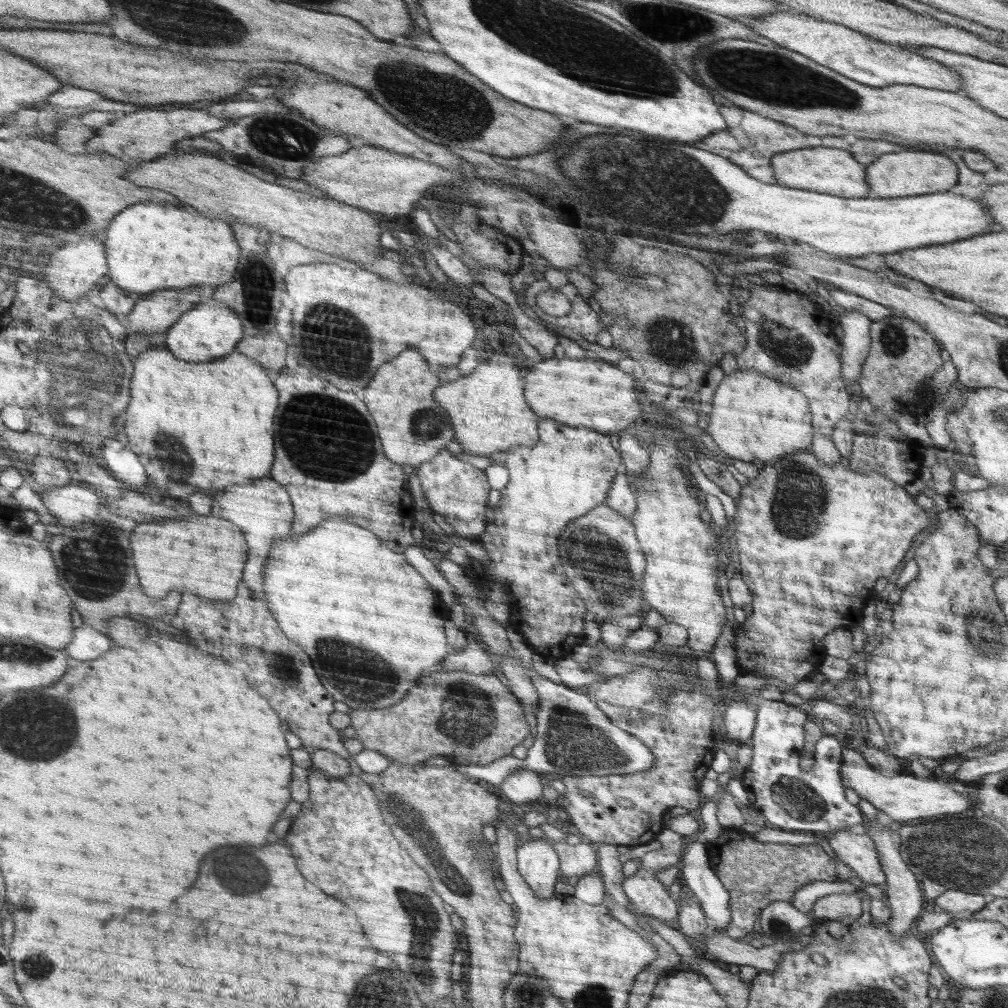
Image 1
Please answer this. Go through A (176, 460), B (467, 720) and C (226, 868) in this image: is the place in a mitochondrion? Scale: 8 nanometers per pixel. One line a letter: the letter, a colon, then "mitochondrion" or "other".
A: mitochondrion
B: mitochondrion
C: mitochondrion

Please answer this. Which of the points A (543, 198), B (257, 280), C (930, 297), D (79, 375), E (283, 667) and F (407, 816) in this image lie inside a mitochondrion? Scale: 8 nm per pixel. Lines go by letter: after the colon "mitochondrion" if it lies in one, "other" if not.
A: other
B: mitochondrion
C: other
D: mitochondrion
E: mitochondrion
F: mitochondrion

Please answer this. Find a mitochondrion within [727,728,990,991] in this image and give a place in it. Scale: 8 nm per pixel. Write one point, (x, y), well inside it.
(799, 799)

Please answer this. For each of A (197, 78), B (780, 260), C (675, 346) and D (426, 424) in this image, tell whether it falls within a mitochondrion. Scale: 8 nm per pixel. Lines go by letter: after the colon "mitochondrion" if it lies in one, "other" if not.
A: other
B: other
C: mitochondrion
D: mitochondrion

